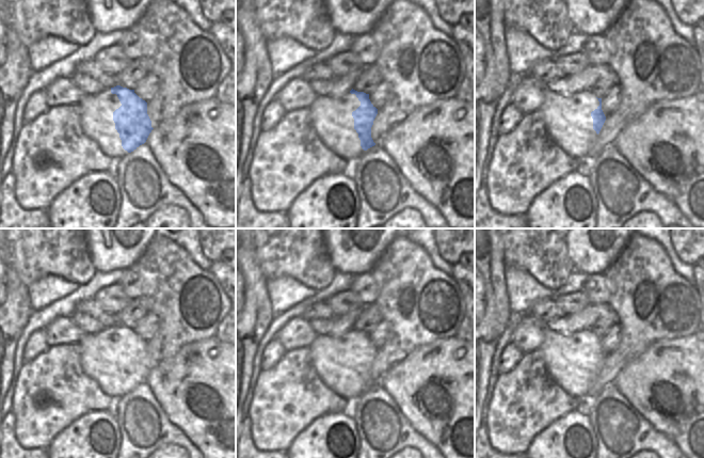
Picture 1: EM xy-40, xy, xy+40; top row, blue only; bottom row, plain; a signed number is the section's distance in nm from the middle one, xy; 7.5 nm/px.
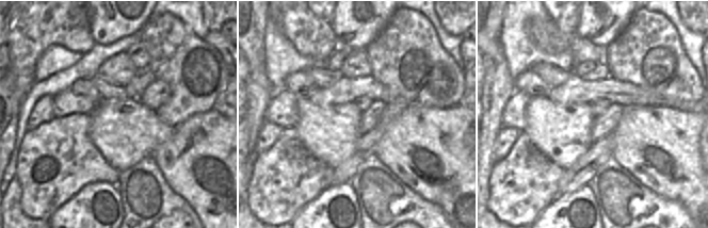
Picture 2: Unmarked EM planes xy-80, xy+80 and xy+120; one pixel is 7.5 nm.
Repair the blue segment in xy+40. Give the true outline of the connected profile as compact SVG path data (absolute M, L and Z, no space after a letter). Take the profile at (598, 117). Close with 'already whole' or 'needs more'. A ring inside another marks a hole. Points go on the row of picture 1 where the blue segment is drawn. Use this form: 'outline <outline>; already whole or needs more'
outline M586 90L571 96L562 96L546 91L540 110L544 116L544 125L553 141L565 154L583 163L589 155L589 148L597 138L606 121L602 110L602 98L597 98L591 90Z; needs more

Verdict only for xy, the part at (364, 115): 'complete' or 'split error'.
split error

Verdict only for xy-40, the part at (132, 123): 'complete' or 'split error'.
split error

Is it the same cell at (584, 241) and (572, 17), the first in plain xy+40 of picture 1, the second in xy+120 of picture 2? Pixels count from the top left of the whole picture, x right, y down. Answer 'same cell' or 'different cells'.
different cells

